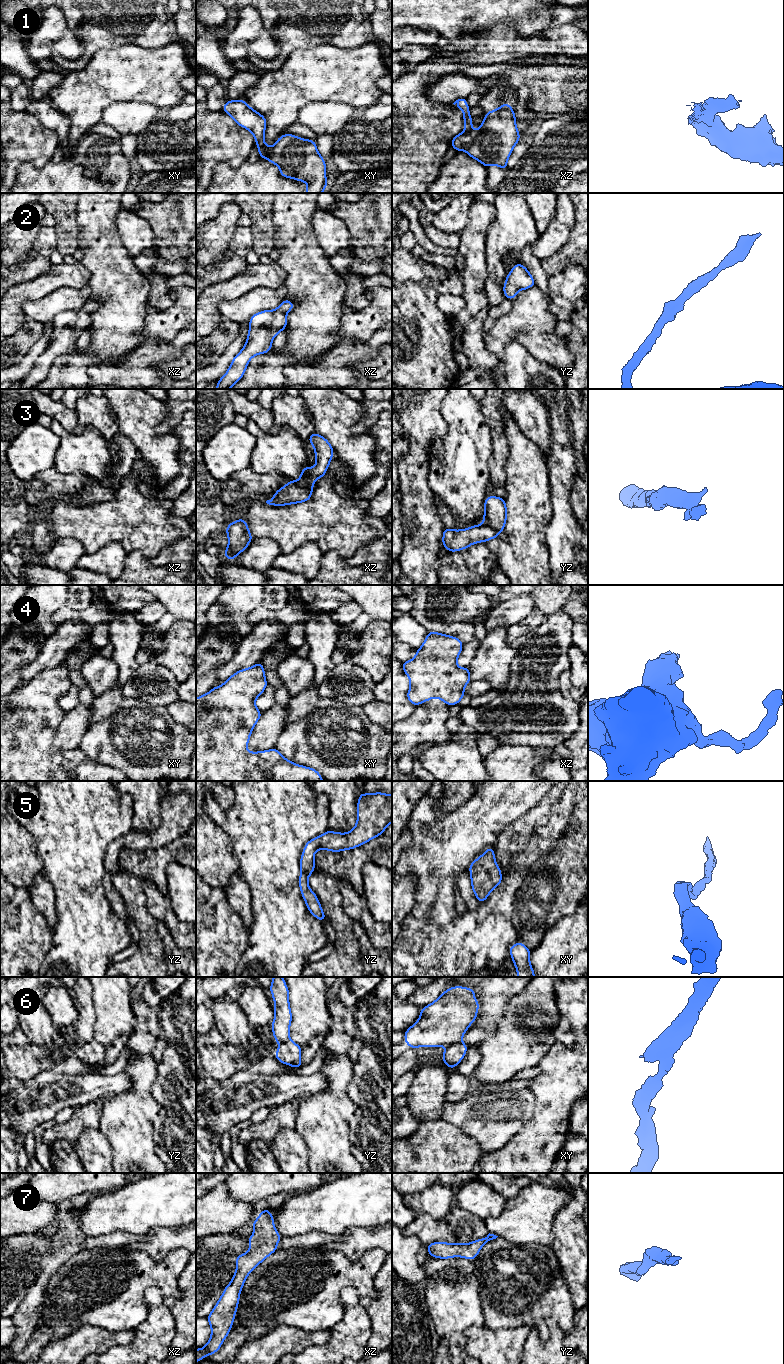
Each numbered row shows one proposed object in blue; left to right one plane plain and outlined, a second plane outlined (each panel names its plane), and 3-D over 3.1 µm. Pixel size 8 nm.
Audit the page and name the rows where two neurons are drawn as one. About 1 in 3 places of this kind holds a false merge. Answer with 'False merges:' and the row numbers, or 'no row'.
False merges: 1, 3, 6

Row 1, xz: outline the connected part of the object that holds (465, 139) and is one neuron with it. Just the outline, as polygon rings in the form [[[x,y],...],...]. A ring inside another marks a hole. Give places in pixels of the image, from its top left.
[[[458,99],[454,103],[455,107],[459,109],[463,109],[463,120],[466,129],[458,134],[457,136],[453,136],[451,141],[451,146],[457,151],[461,151],[471,146],[474,142],[475,132],[472,131],[472,117],[469,114],[470,107],[465,99]]]

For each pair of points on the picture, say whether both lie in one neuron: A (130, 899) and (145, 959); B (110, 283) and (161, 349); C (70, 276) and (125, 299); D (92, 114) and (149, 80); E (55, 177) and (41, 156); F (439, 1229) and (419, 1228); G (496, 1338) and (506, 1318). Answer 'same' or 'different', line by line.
A: same
B: different
C: different
D: same
E: different
F: same
G: different

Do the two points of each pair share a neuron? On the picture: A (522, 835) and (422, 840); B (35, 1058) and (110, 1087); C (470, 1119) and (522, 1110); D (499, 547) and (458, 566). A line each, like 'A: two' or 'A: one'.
A: two
B: two
C: one
D: two

